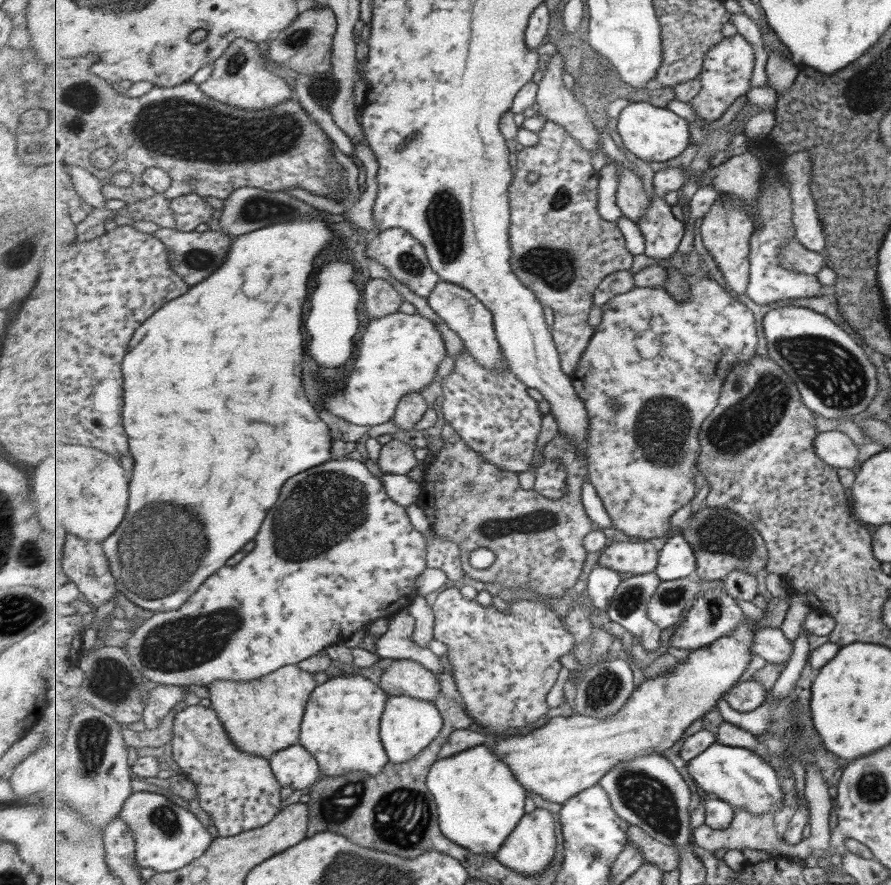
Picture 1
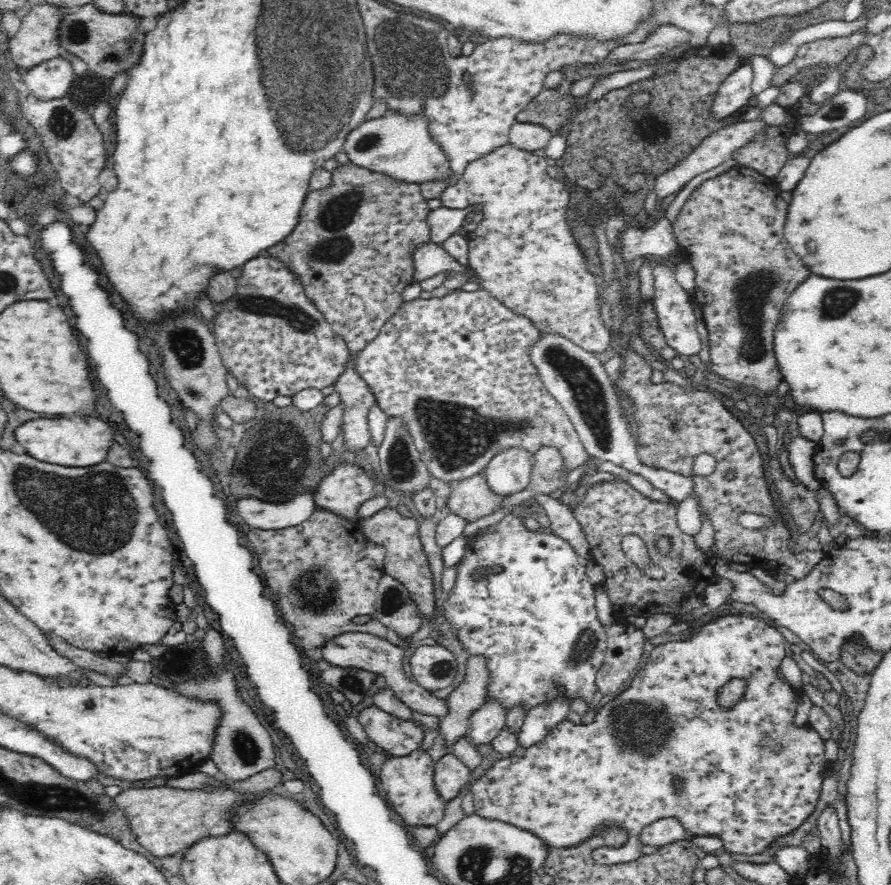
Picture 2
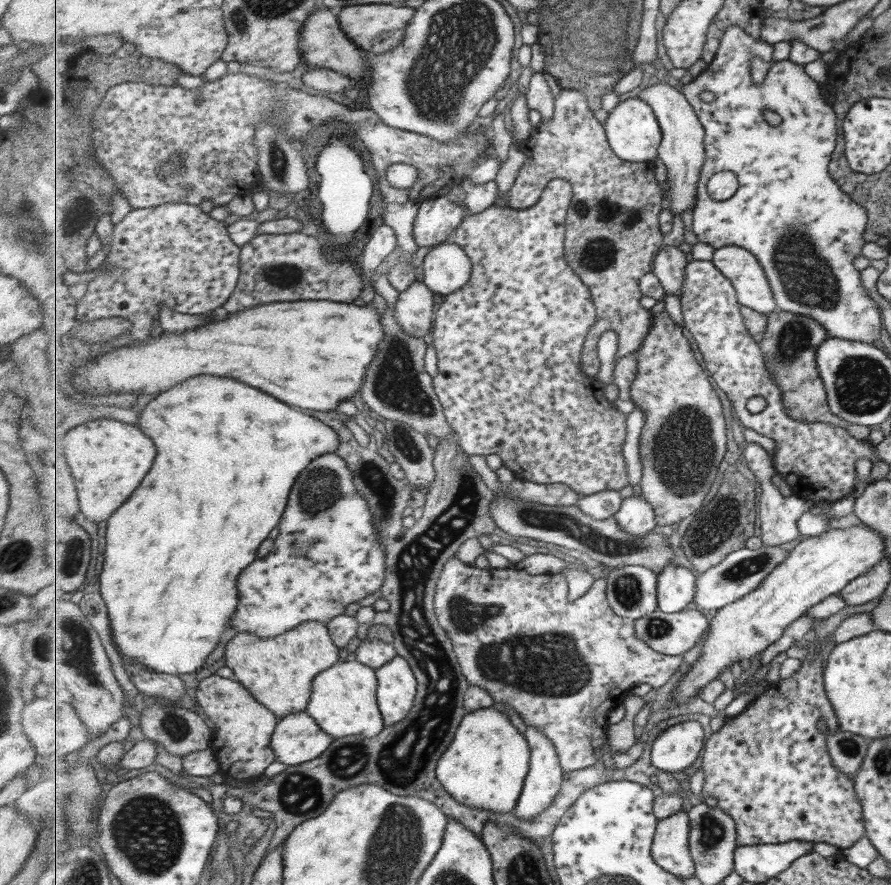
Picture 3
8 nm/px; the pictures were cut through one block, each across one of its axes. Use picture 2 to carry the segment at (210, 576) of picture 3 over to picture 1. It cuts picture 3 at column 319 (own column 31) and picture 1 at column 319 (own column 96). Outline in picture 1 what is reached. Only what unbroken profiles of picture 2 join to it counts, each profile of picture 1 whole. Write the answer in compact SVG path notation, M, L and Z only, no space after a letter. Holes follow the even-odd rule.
M319 217L310 219L290 220L270 224L259 231L249 232L247 235L236 237L232 251L225 264L208 276L203 282L191 286L187 294L171 300L159 311L150 316L137 330L132 338L128 354L124 358L124 424L131 444L131 452L135 456L135 474L131 478L131 500L129 500L129 520L121 524L107 540L102 543L103 550L110 562L110 569L115 577L118 590L135 605L144 609L160 612L179 610L189 598L196 594L197 589L217 570L225 566L225 562L235 556L245 544L257 536L267 512L279 500L283 484L319 464L328 463L332 458L332 442L329 426L319 418L317 410L309 402L305 388L303 388L303 306L307 302L307 288L309 280L315 272L315 260L321 256L323 248L335 238L331 232L331 223ZM185 508L193 508L193 512L203 520L207 526L209 538L209 552L201 562L207 550L205 528L195 514Z

